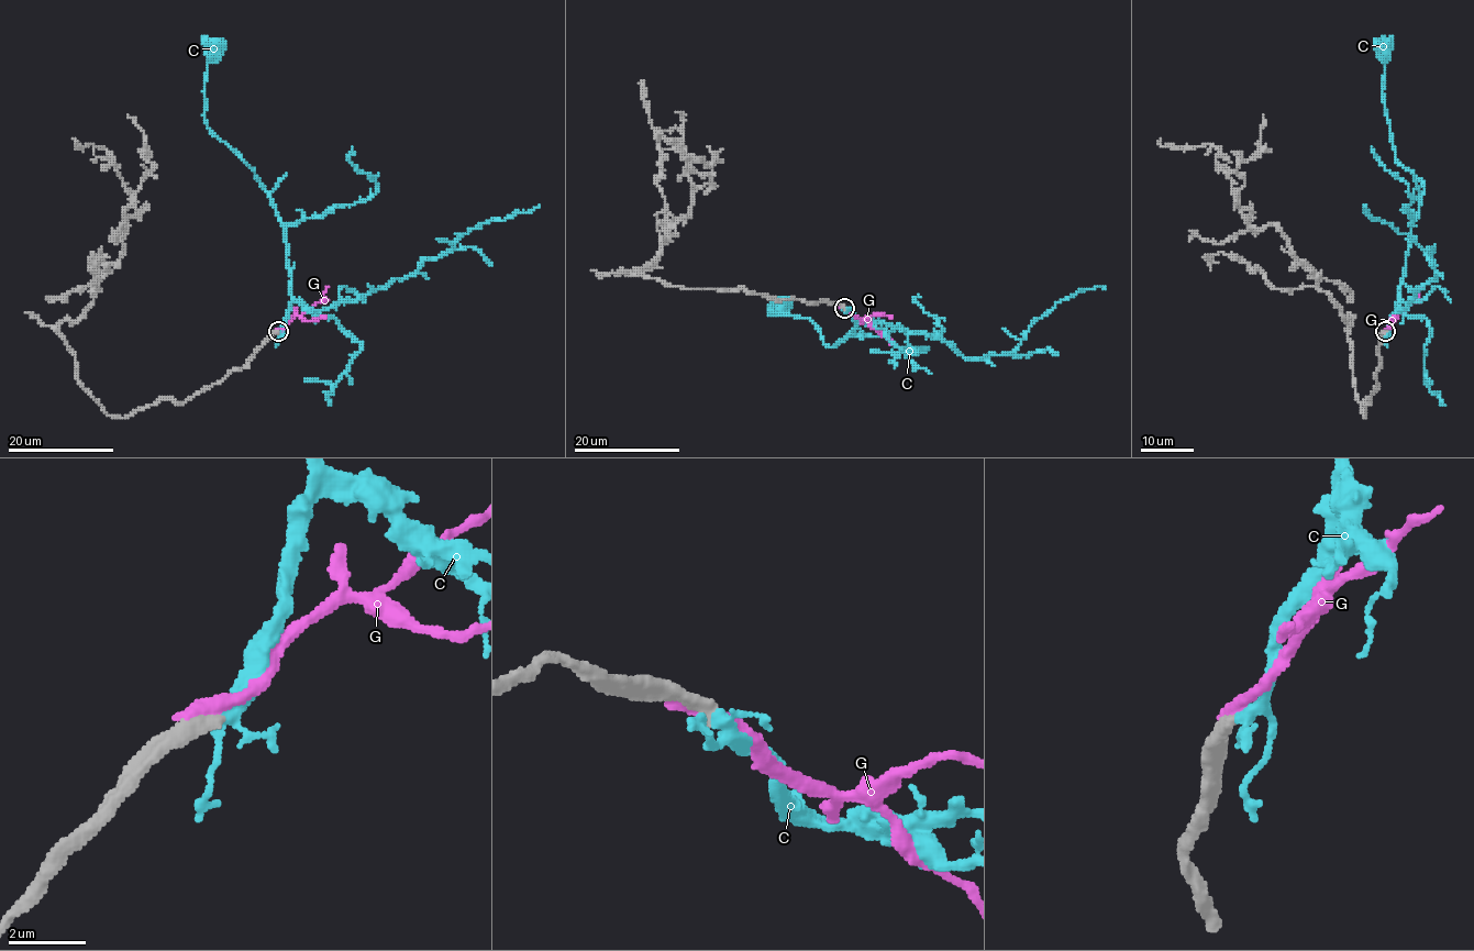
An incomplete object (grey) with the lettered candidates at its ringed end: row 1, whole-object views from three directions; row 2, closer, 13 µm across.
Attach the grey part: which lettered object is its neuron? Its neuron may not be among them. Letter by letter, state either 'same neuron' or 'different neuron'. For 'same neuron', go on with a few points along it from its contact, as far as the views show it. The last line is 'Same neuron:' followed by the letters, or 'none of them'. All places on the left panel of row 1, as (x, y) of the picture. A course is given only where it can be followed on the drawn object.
C: same neuron; course (278, 332), (290, 307), (284, 227), (254, 170), (209, 129), (203, 117), (206, 61), (210, 44), (214, 45)
G: different neuron
Same neuron: C

